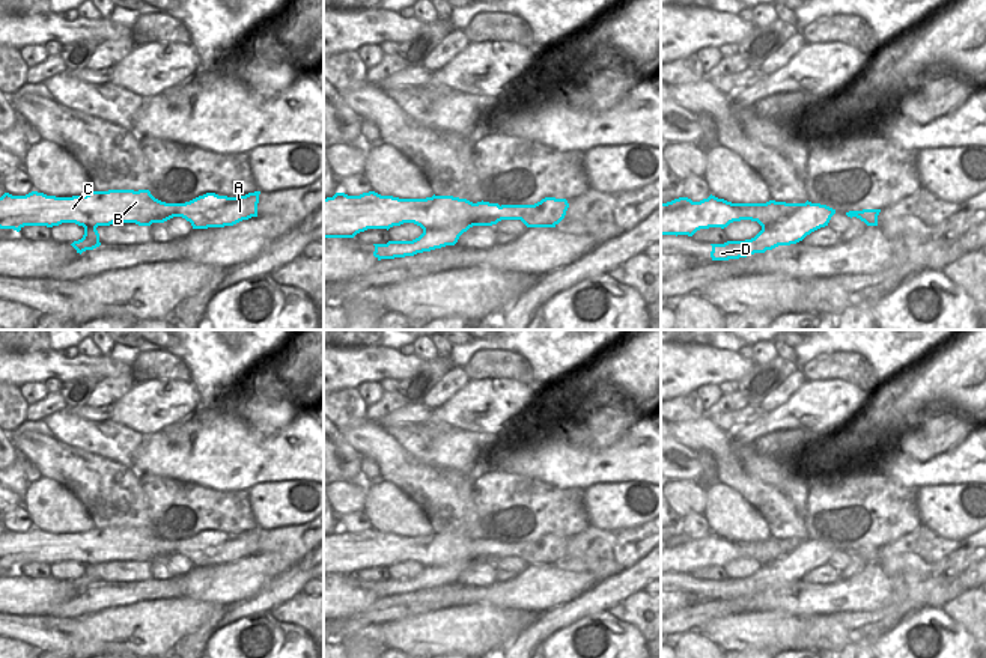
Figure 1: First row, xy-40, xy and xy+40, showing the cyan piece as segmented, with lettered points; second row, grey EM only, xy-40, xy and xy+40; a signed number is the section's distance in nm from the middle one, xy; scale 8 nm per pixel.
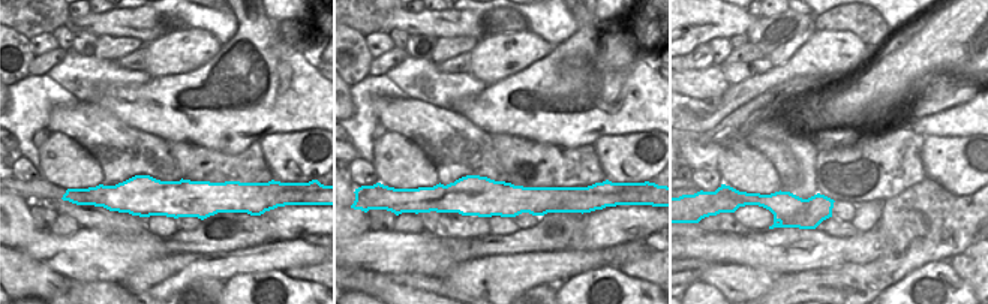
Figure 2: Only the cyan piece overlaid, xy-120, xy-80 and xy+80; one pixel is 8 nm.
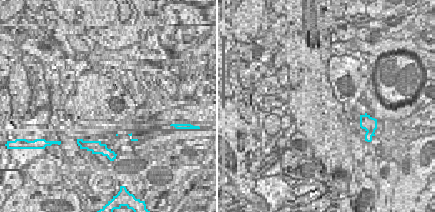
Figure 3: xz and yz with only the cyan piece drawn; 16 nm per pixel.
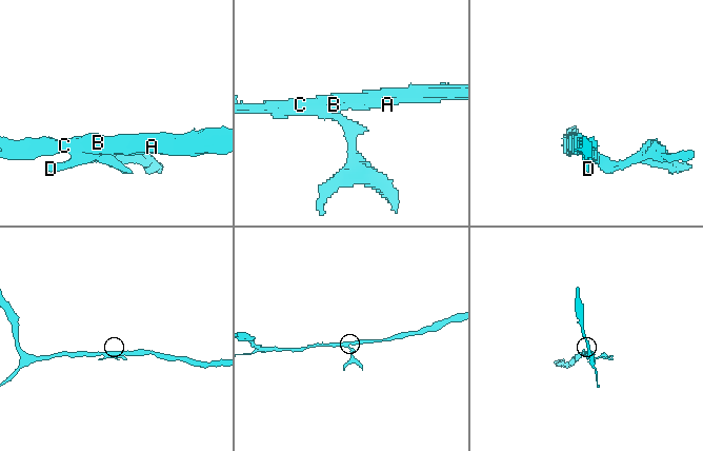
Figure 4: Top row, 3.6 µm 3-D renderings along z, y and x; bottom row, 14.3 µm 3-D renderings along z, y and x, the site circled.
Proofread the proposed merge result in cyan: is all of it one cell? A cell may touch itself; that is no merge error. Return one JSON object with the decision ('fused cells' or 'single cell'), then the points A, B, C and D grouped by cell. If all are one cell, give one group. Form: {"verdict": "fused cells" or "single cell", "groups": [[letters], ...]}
{"verdict": "fused cells", "groups": [["A", "B", "C"], ["D"]]}

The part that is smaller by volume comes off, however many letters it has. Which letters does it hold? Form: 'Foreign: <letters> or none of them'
Foreign: D.

